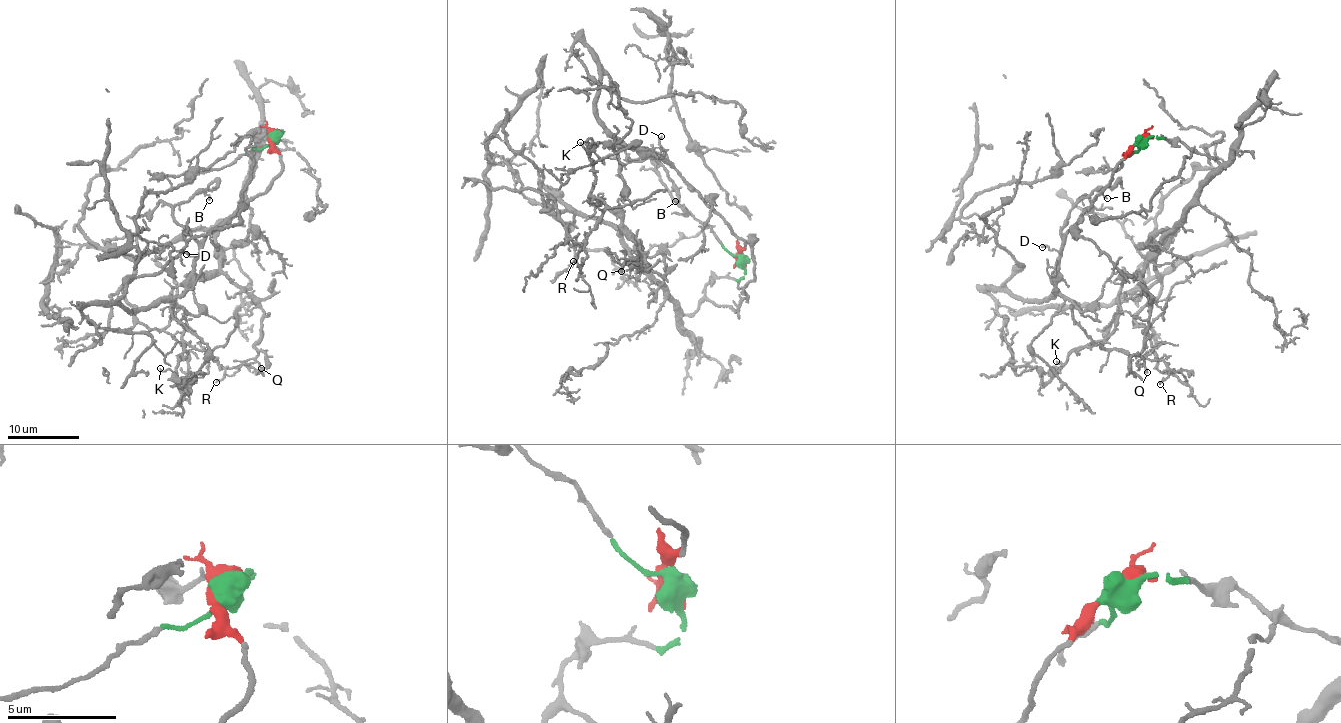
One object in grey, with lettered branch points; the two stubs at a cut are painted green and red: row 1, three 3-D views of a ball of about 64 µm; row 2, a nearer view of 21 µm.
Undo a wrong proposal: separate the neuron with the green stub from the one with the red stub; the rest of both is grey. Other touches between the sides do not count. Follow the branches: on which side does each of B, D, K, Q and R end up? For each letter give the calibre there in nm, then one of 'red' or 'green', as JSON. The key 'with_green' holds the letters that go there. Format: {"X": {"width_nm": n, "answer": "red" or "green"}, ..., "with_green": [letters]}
{"B": {"width_nm": 140, "answer": "red"}, "D": {"width_nm": 140, "answer": "red"}, "K": {"width_nm": 120, "answer": "green"}, "Q": {"width_nm": 140, "answer": "green"}, "R": {"width_nm": 120, "answer": "green"}, "with_green": ["K", "Q", "R"]}

